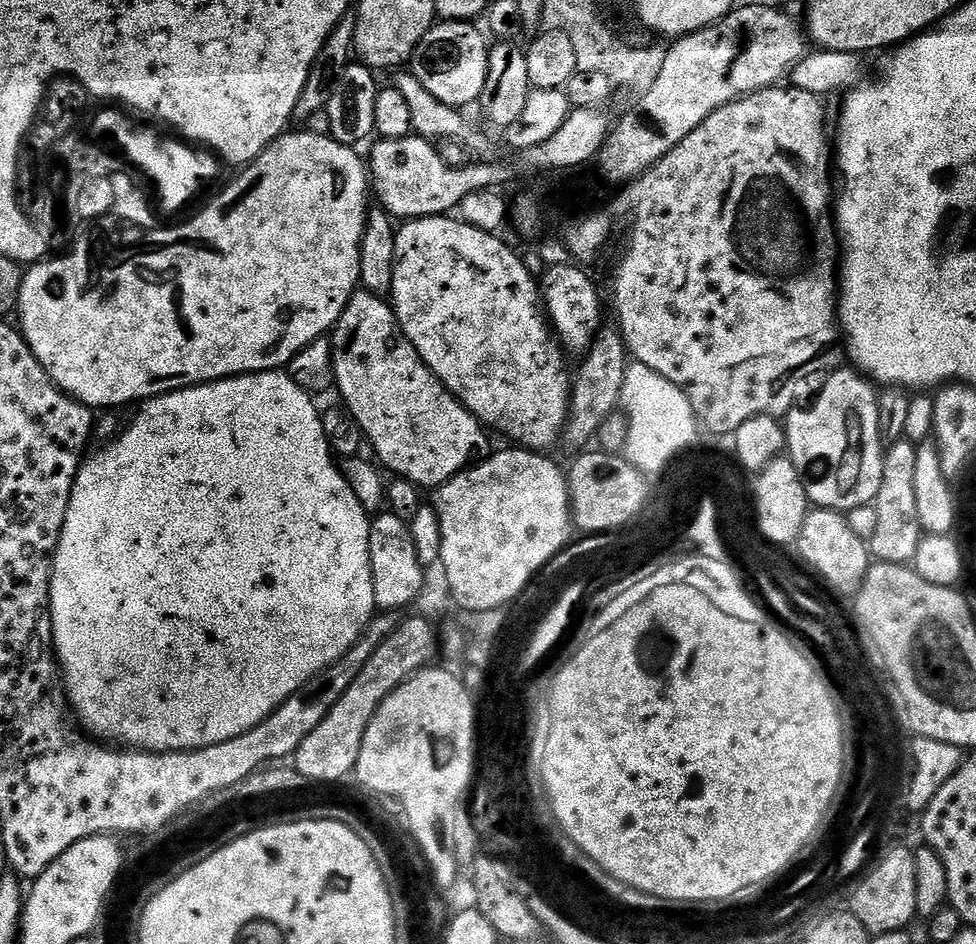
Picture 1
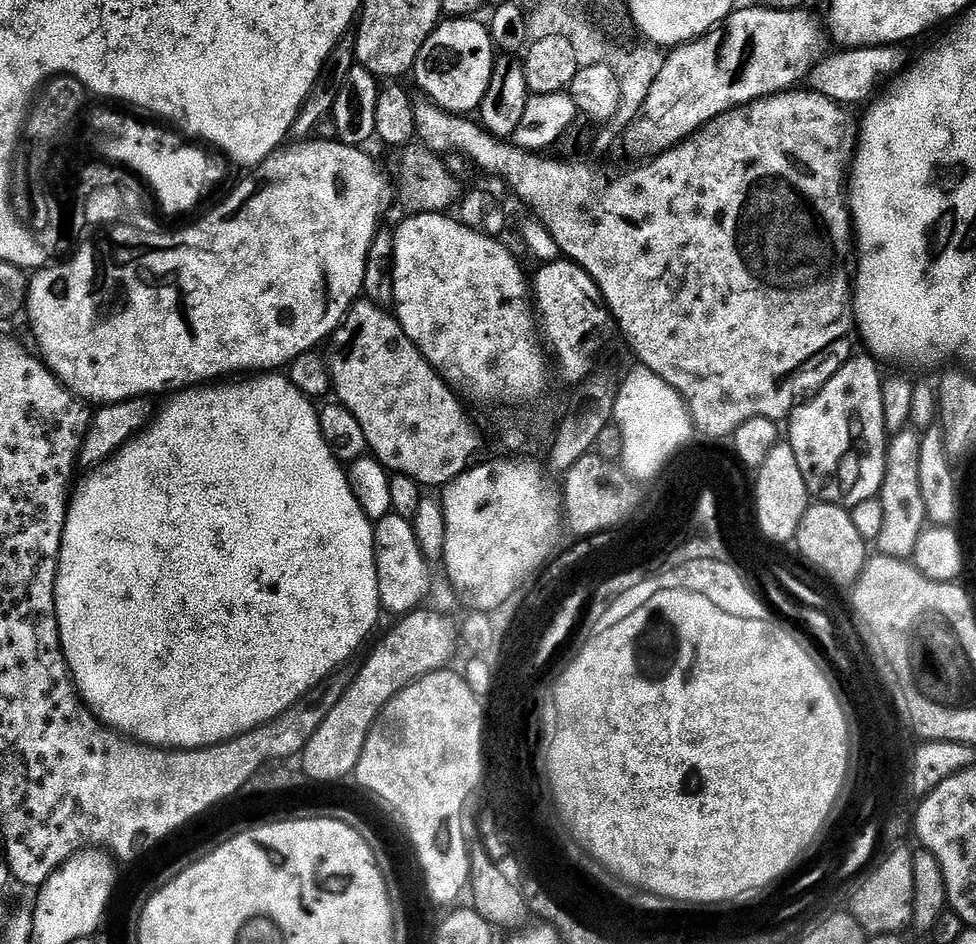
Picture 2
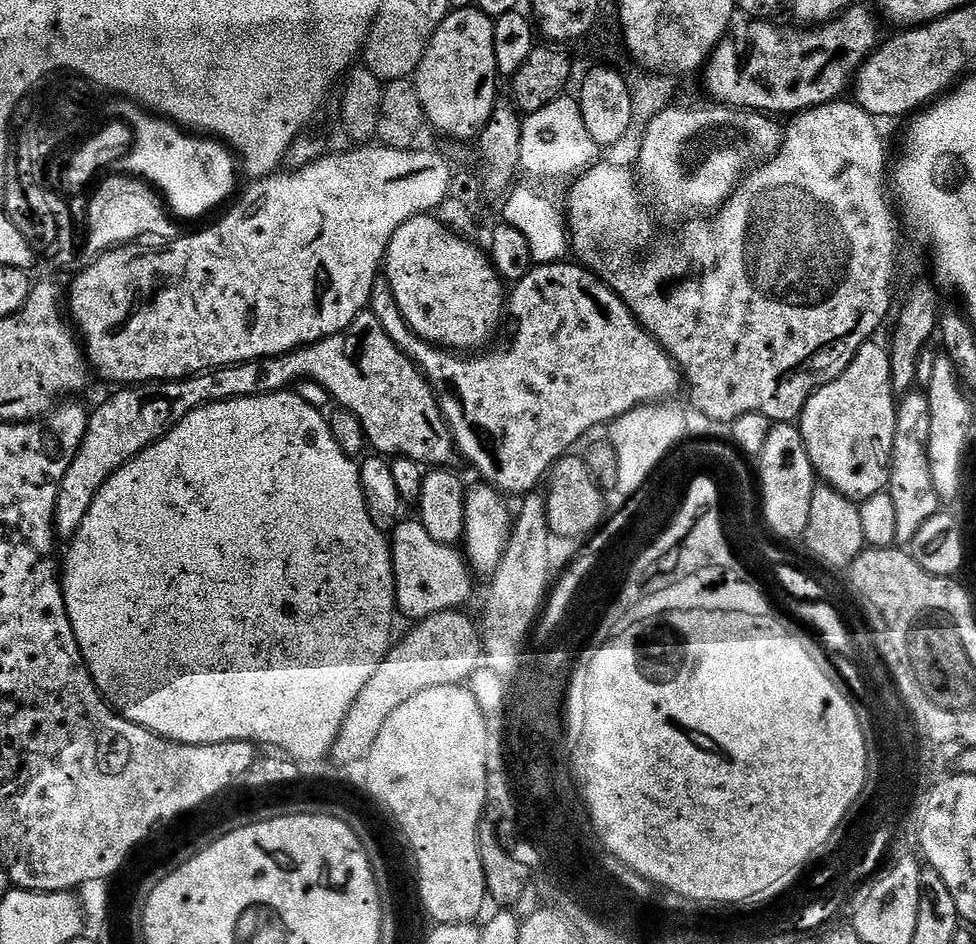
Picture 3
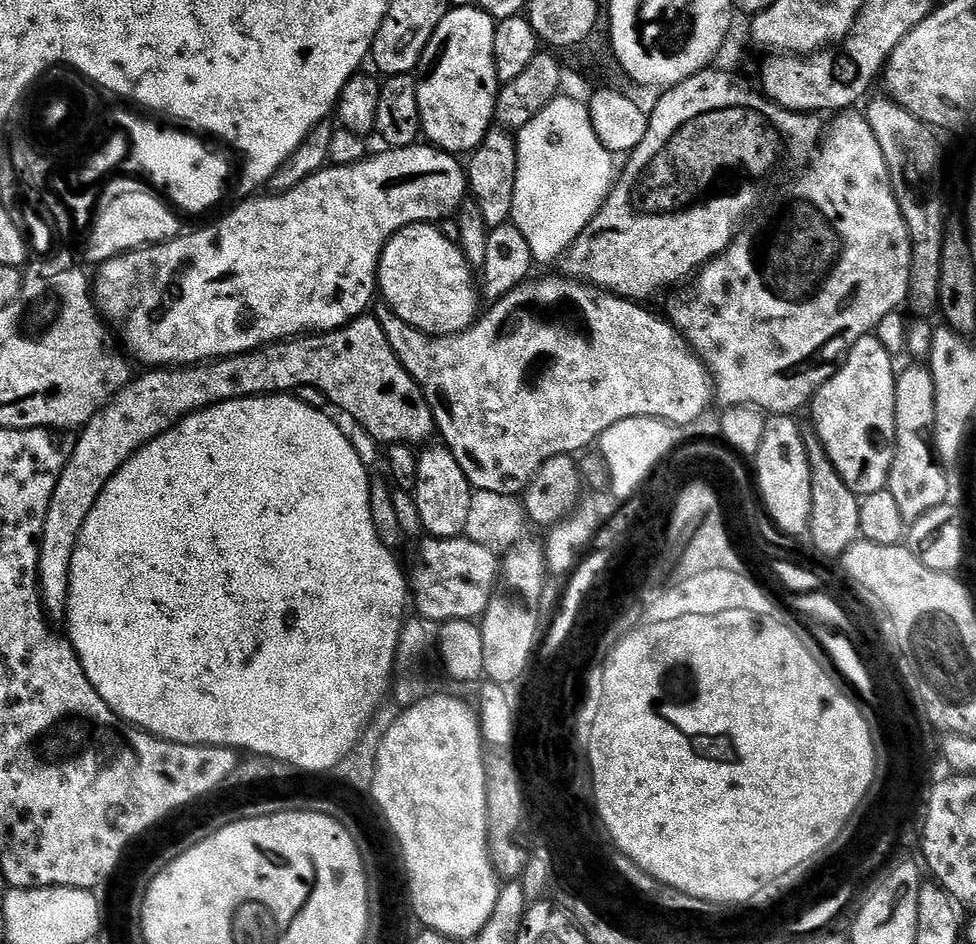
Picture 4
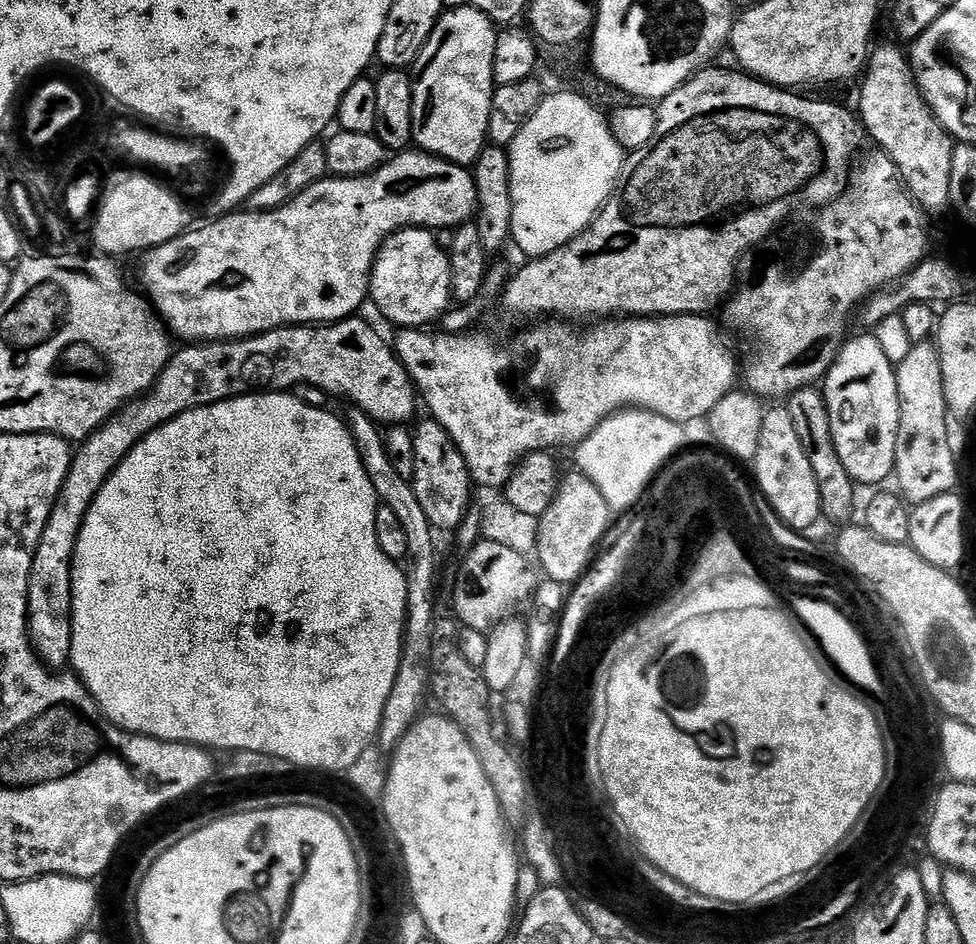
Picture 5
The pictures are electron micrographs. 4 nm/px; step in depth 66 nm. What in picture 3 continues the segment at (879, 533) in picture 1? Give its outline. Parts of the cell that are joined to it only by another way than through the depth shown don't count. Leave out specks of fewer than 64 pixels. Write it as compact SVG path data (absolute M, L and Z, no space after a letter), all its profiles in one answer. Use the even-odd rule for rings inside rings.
M911 390L899 397L896 406L896 429L892 447L892 467L888 474L886 496L892 499L892 528L896 531L895 543L911 545L913 538L930 518L941 511L942 503L931 478L927 458L927 438L930 436L930 402L920 390Z

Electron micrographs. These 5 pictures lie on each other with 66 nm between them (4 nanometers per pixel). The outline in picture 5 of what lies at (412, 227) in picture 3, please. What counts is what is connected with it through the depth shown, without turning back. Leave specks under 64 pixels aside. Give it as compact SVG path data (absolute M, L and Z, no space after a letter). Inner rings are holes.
M401 228L400 231L392 233L384 241L380 253L376 255L376 262L372 265L370 277L370 300L376 303L376 308L389 320L400 328L423 329L424 324L424 296L432 300L440 300L450 292L449 285L449 257L445 249L436 245L435 231L427 228Z

